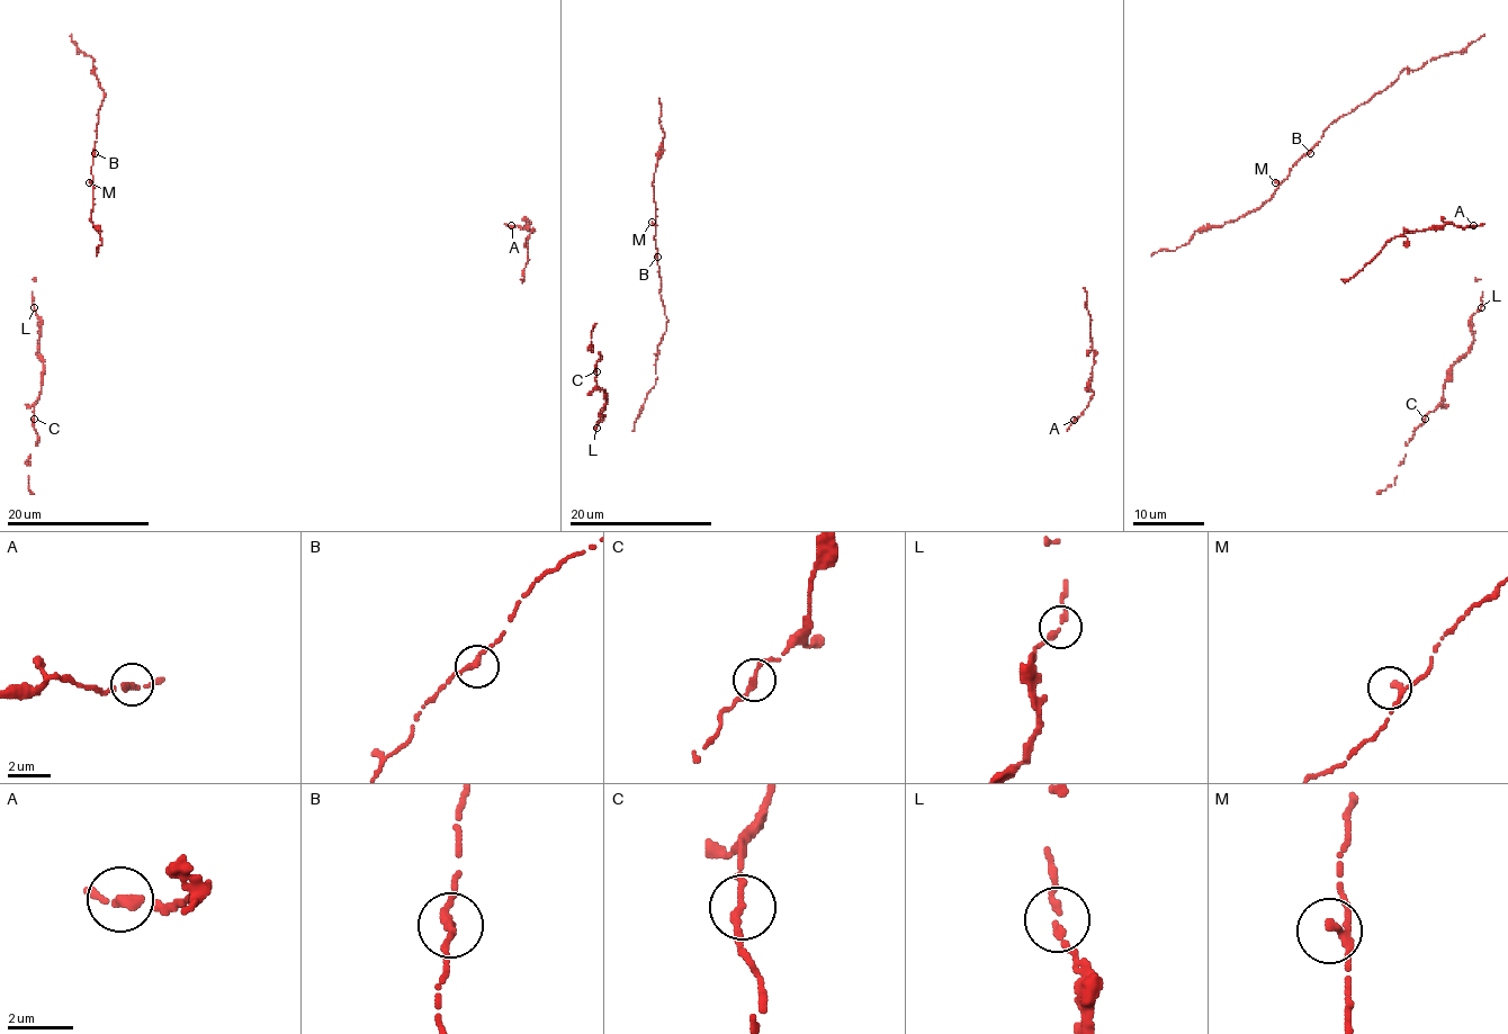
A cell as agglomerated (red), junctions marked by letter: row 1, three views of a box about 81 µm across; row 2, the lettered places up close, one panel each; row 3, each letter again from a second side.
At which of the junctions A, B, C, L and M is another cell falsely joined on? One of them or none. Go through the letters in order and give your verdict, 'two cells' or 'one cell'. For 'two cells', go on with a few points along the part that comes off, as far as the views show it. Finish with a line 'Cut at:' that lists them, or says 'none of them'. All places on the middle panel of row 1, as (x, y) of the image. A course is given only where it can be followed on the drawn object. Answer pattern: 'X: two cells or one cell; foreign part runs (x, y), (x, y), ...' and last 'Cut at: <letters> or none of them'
A: one cell
B: one cell
C: one cell
L: one cell
M: one cell
Cut at: none of them

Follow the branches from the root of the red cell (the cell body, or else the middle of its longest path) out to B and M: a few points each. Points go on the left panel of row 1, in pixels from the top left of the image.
B: (106, 97), (97, 115), (95, 152)
M: (106, 97), (97, 115), (92, 182), (89, 182)

